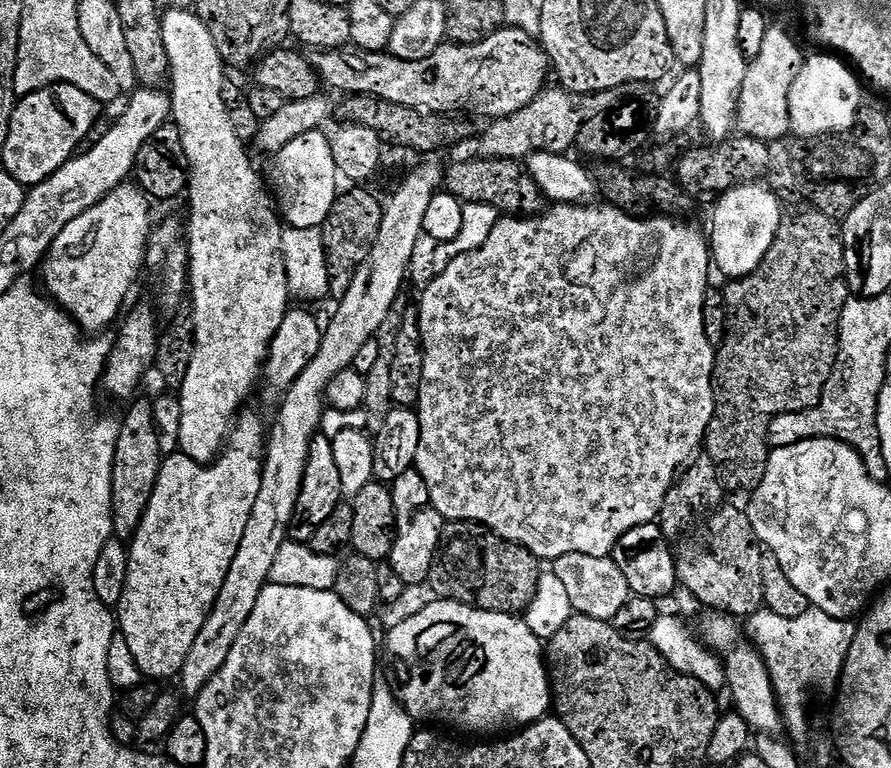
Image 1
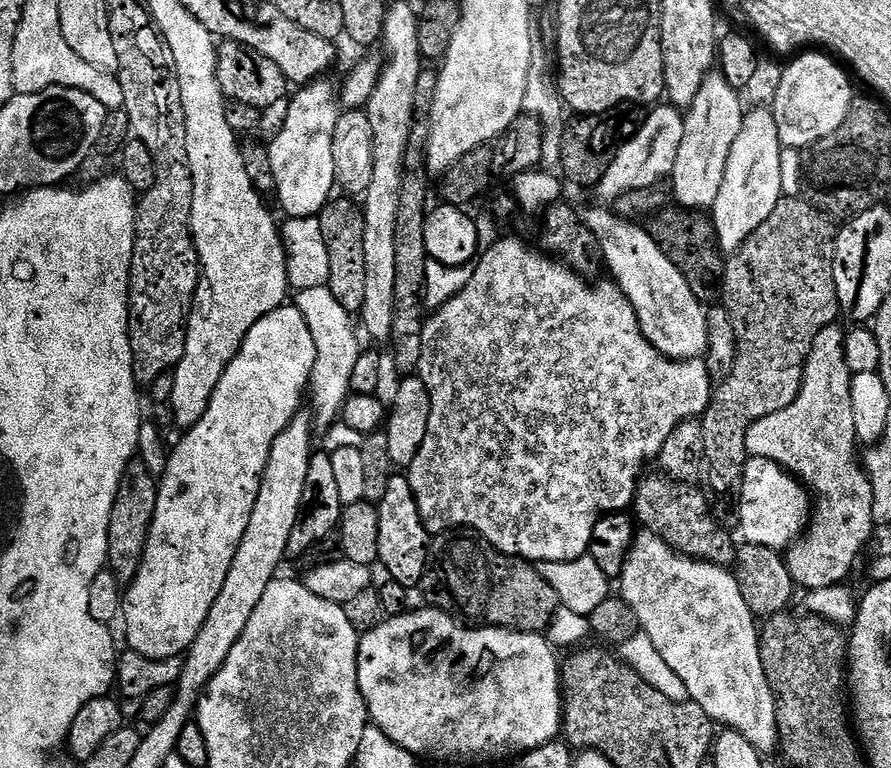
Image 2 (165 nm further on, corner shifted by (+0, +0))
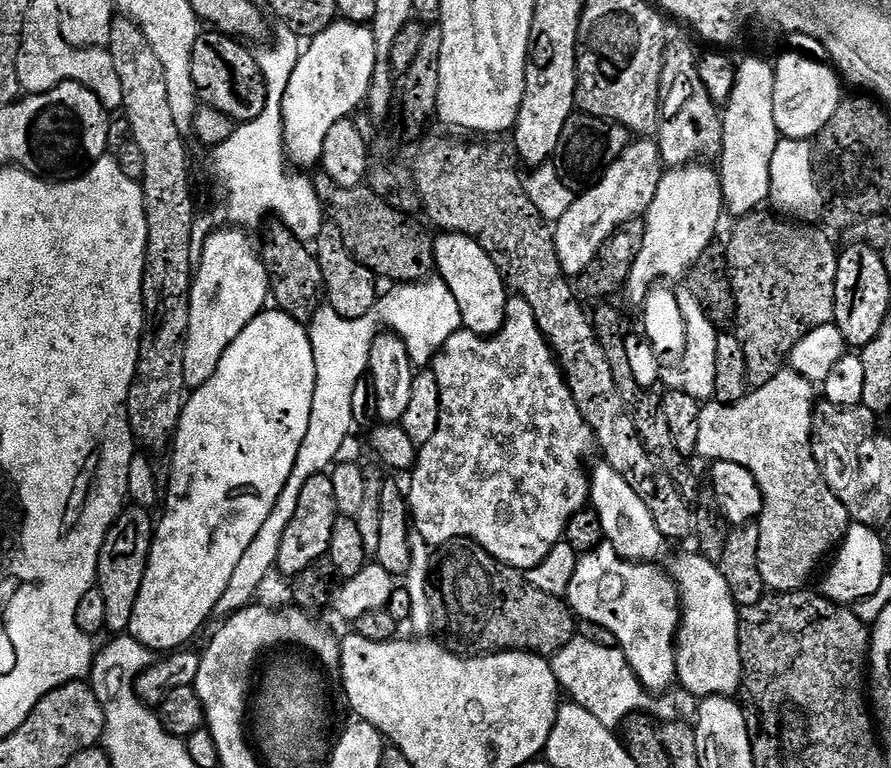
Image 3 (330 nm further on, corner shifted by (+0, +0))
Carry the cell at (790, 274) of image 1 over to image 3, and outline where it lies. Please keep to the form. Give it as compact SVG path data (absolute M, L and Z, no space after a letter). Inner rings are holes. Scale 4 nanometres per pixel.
M757 210L741 216L735 221L732 228L732 237L726 240L726 255L728 257L728 276L732 279L732 293L736 299L736 318L734 321L734 331L738 342L742 342L742 351L746 353L746 366L748 367L748 383L752 386L759 386L770 382L785 367L791 351L806 338L810 330L818 330L818 326L826 326L835 321L834 298L836 297L836 275L838 274L838 248L832 245L832 240L820 228L814 227L808 222L789 222L771 211Z

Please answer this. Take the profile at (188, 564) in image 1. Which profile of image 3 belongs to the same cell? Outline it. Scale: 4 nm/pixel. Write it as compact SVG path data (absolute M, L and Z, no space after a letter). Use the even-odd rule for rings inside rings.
M265 310L253 318L250 326L246 326L246 330L242 330L242 334L238 334L238 338L234 338L234 342L230 342L226 354L222 354L222 362L218 362L218 370L214 370L214 378L210 378L210 382L195 389L185 399L184 409L176 427L176 434L170 445L172 477L169 478L168 484L166 480L168 509L165 510L164 517L158 520L155 525L146 574L142 578L142 590L138 590L138 602L134 602L134 618L128 627L128 632L132 637L153 654L171 654L191 645L188 643L199 634L200 627L211 616L214 616L222 594L226 594L226 586L230 586L230 577L234 574L234 566L238 566L238 562L242 562L242 554L246 554L246 550L250 550L250 542L254 542L258 530L262 530L262 522L266 522L266 518L270 518L270 510L274 510L274 502L278 502L278 498L286 486L286 478L290 478L290 470L294 470L298 450L302 450L302 438L306 438L306 430L310 426L310 410L314 406L315 385L314 350L308 337L308 328L301 321L290 318L290 314L279 310Z

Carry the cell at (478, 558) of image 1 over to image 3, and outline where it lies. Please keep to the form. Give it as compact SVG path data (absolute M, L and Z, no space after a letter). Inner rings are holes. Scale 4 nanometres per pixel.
M460 536L456 540L447 540L445 544L439 545L439 547L432 552L432 568L428 572L428 601L430 602L432 623L435 631L437 633L439 631L449 632L449 634L453 636L453 640L450 641L451 647L464 654L487 654L489 652L534 652L538 656L550 658L558 650L562 650L562 646L566 646L566 642L570 642L577 637L577 617L561 597L551 596L542 590L538 590L534 586L530 586L527 575L525 575L521 569L512 568L508 564L503 564L501 560L490 555L478 542L467 540L465 536Z

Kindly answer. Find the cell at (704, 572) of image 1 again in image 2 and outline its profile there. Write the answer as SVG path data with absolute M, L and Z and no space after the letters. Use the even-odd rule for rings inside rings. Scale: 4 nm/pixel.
M660 474L655 475L645 475L640 483L636 485L635 519L639 523L641 520L644 523L643 527L647 531L654 533L658 538L662 538L671 548L681 552L684 556L689 556L691 560L704 560L707 564L718 564L721 566L735 565L737 541L732 541L731 534L716 521L716 516L712 513L712 508L708 505L707 498L699 492L701 489L691 484L679 484Z

